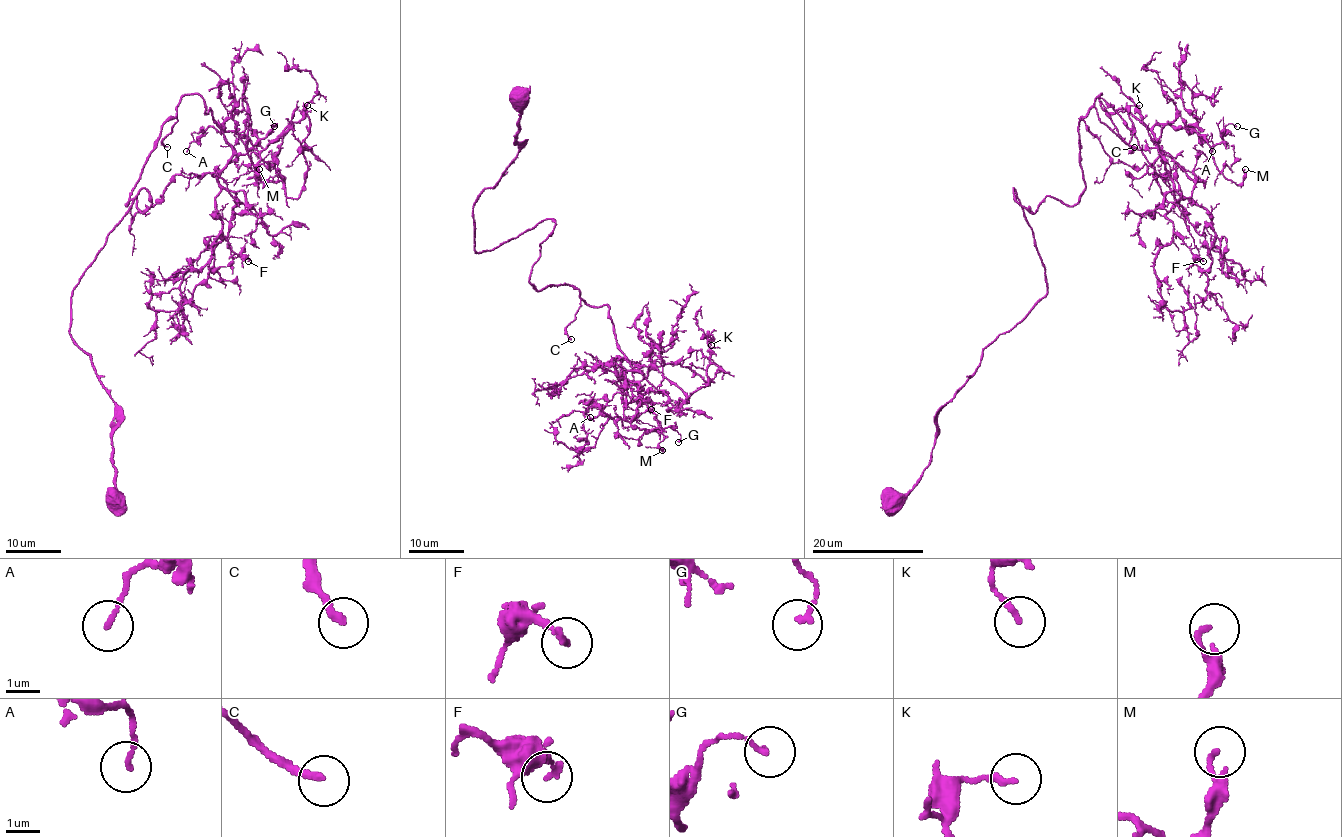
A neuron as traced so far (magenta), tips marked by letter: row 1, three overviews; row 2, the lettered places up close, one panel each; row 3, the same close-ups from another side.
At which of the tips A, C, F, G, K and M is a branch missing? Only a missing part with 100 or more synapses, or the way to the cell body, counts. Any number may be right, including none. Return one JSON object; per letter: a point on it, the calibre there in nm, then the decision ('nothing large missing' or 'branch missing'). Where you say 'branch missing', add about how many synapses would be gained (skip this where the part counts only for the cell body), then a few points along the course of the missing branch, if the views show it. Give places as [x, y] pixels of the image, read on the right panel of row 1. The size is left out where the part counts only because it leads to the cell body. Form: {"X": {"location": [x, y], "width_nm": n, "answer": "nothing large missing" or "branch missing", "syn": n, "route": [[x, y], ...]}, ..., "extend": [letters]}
{"A": {"location": [1212, 151], "width_nm": 140, "answer": "nothing large missing"}, "C": {"location": [1134, 147], "width_nm": 240, "answer": "branch missing", "syn": 250, "route": [[1134, 147], [1146, 133], [1182, 180], [1205, 193], [1218, 177], [1253, 176], [1237, 141], [1242, 133]]}, "F": {"location": [1203, 261], "width_nm": 190, "answer": "nothing large missing"}, "G": {"location": [1237, 126], "width_nm": 150, "answer": "nothing large missing"}, "K": {"location": [1139, 105], "width_nm": 180, "answer": "nothing large missing"}, "M": {"location": [1245, 169], "width_nm": 150, "answer": "nothing large missing"}, "extend": ["C"]}

